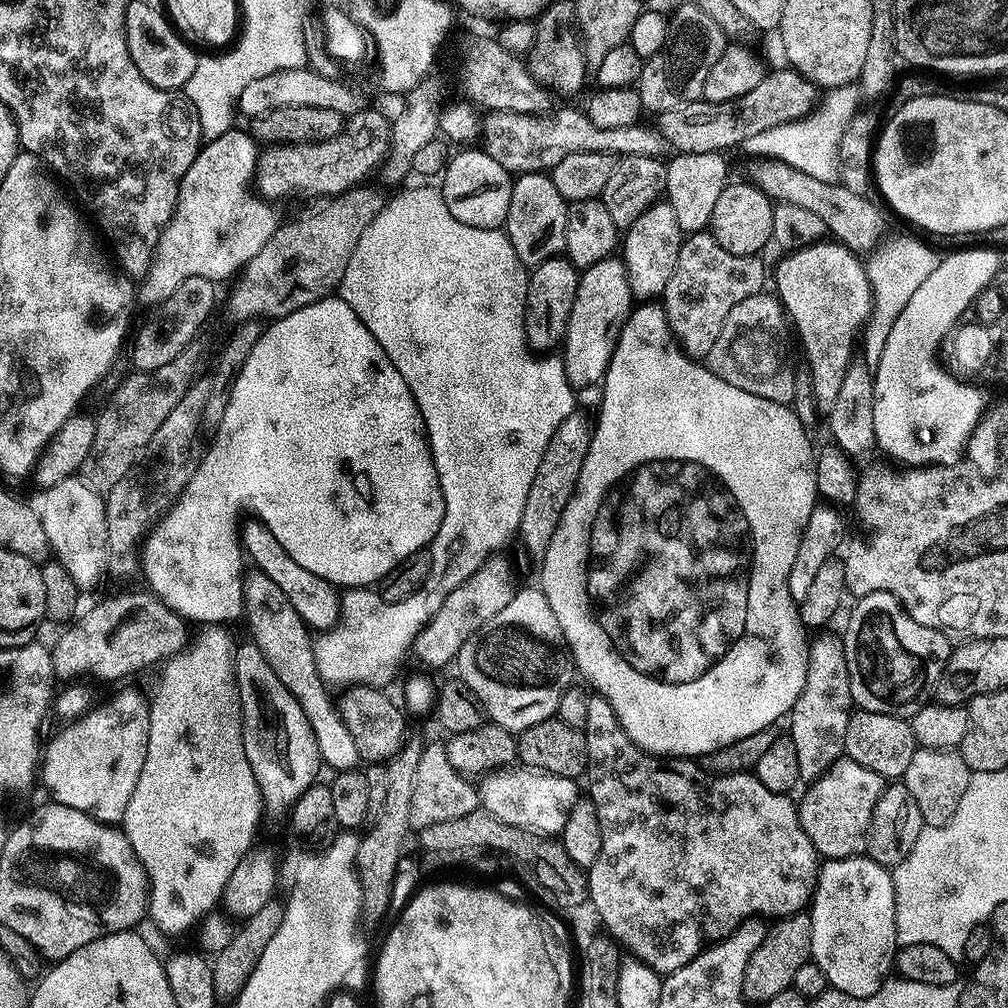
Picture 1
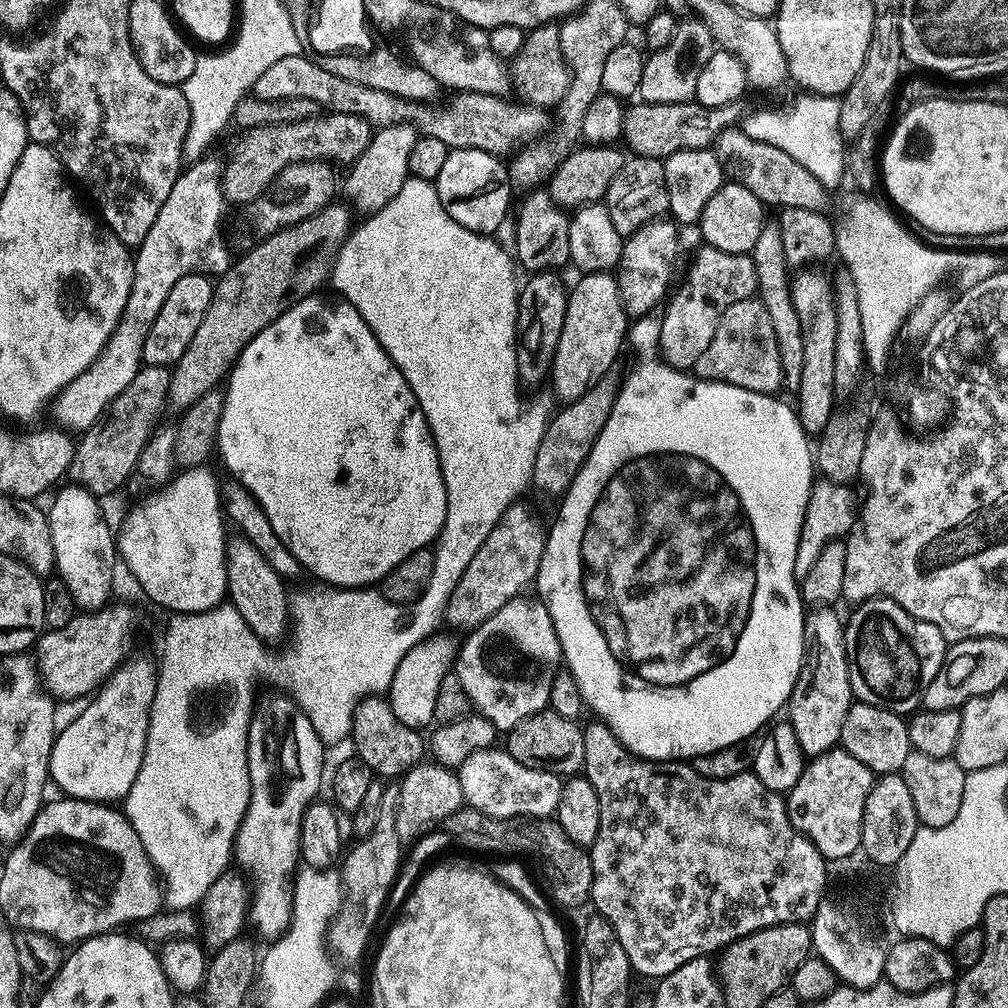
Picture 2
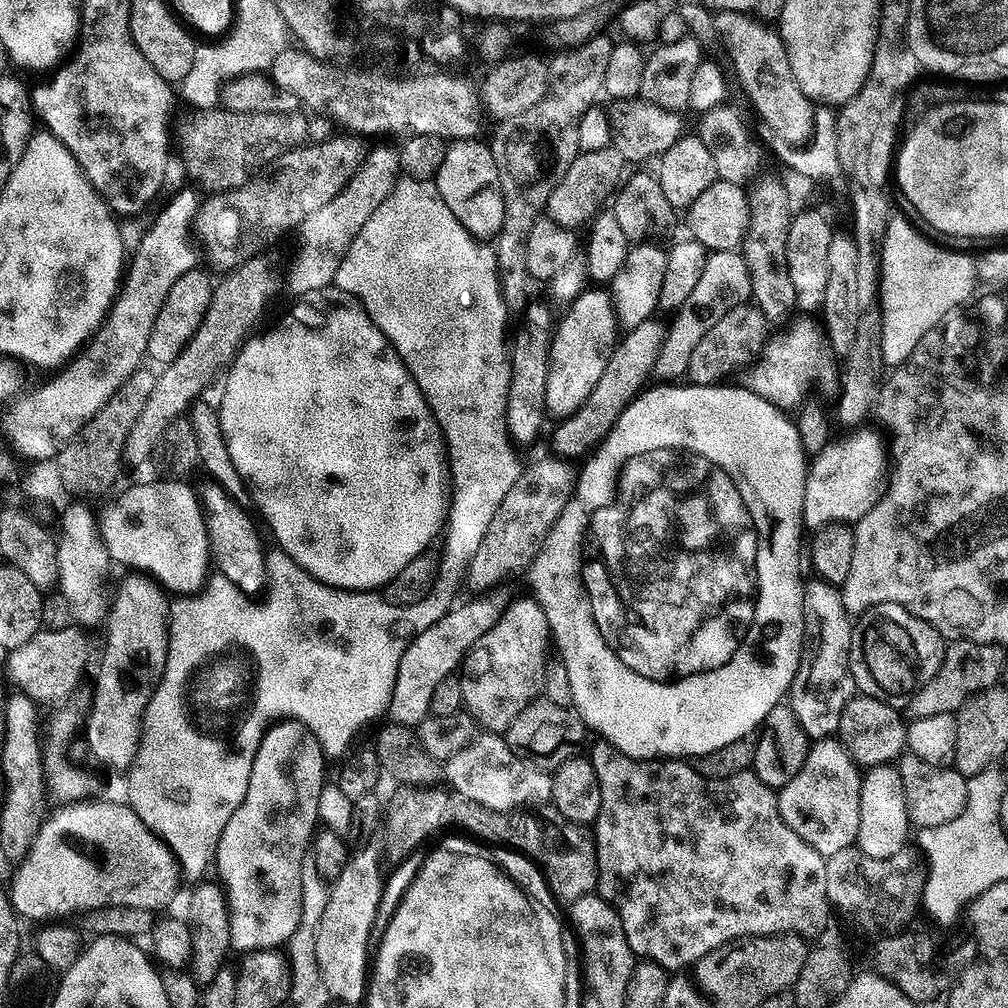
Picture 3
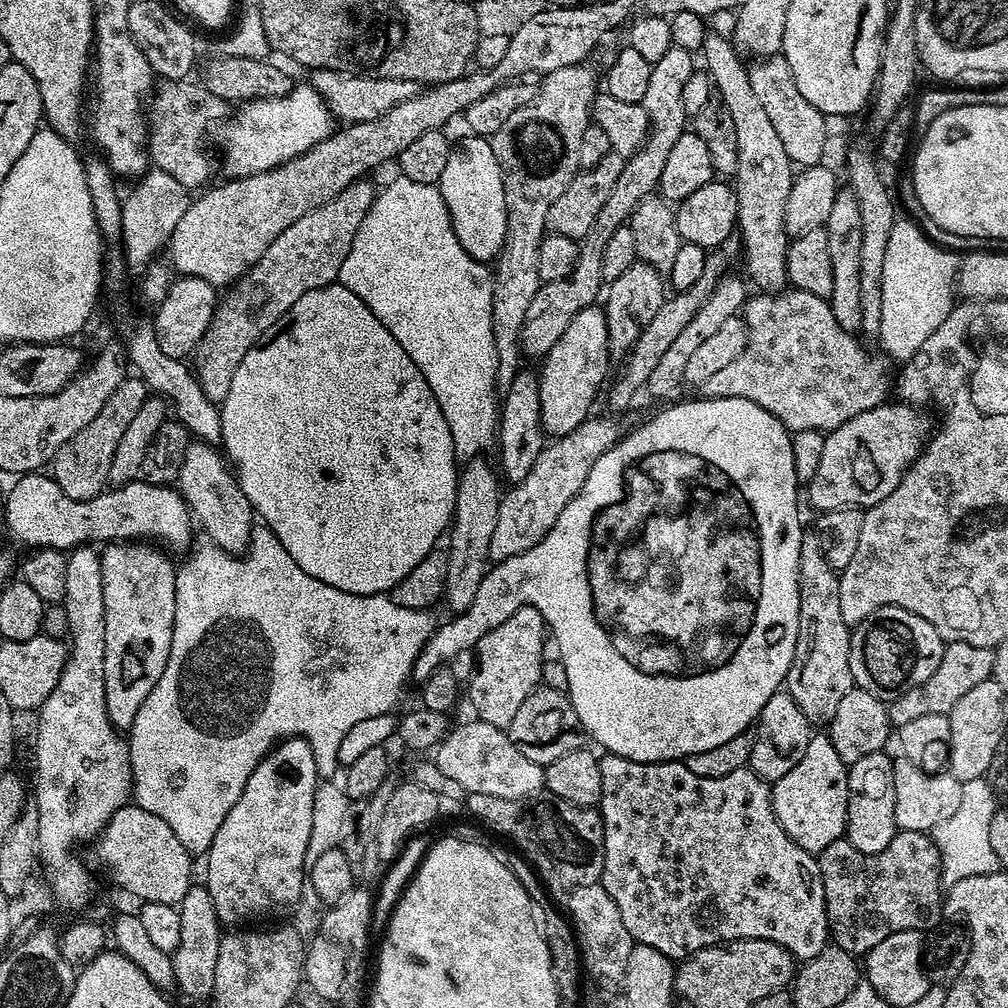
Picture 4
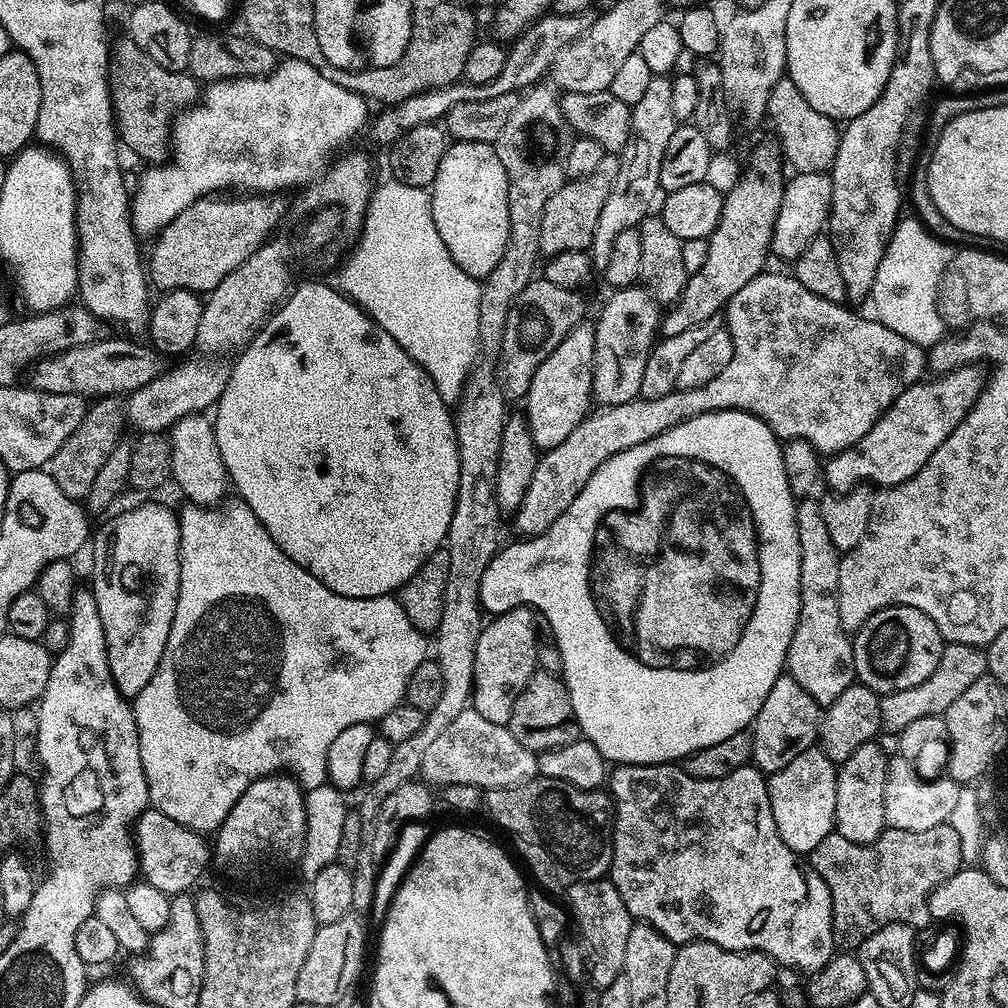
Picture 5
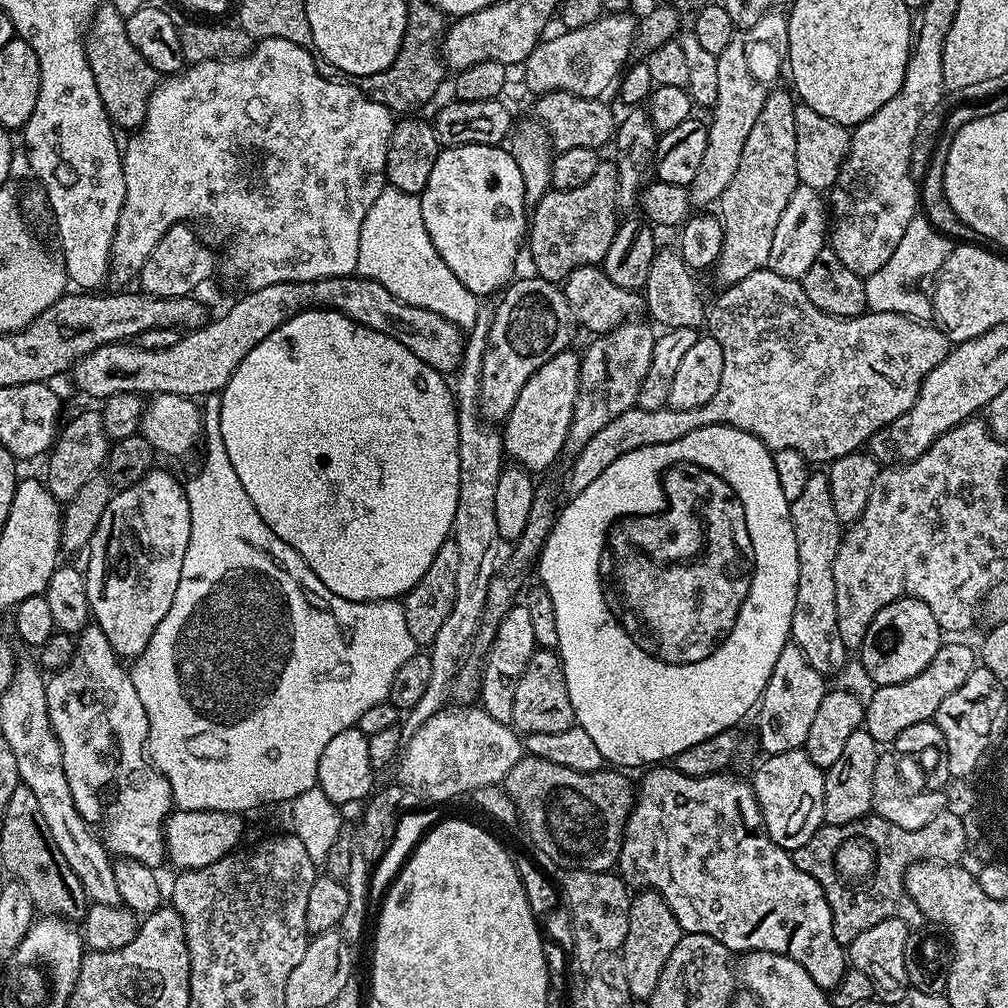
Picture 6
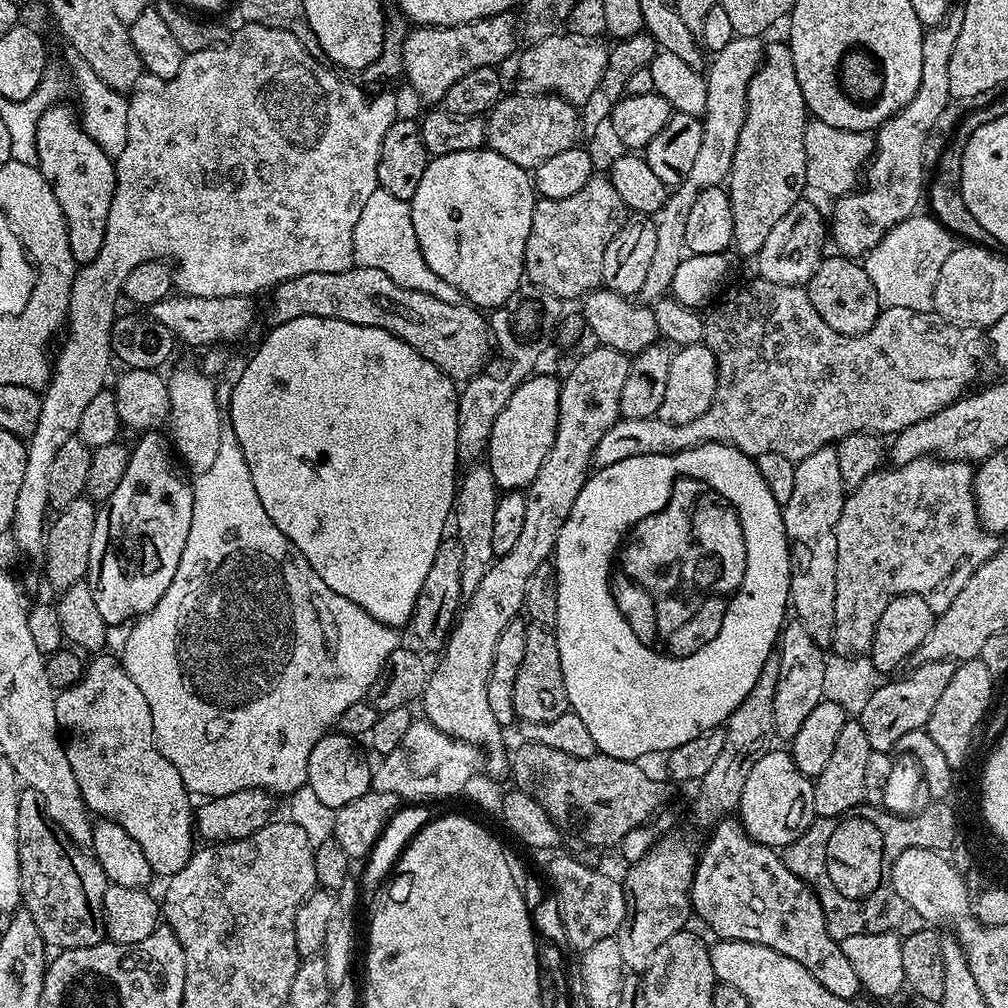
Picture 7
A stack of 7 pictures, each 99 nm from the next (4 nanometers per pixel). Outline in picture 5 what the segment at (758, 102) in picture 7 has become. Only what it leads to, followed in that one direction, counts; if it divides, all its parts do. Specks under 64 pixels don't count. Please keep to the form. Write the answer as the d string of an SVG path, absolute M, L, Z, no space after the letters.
M775 143L758 145L748 160L748 169L741 174L740 181L724 196L722 218L718 220L718 226L707 239L706 266L689 275L679 300L663 313L659 331L661 337L682 334L682 330L690 330L702 322L719 317L728 307L730 298L734 298L734 294L738 294L738 290L742 290L746 282L750 282L765 271L767 264L764 263L770 260L772 231L778 218L778 206L782 206L782 194L786 183L784 172L786 173L786 164L779 147Z

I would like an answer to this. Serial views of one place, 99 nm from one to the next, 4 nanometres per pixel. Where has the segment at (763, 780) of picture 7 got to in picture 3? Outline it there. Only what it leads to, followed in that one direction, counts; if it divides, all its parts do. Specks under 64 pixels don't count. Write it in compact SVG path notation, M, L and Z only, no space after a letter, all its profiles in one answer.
M839 739L815 741L809 747L806 762L802 762L802 770L778 789L776 801L786 826L826 858L853 847L858 834L861 775L861 769Z

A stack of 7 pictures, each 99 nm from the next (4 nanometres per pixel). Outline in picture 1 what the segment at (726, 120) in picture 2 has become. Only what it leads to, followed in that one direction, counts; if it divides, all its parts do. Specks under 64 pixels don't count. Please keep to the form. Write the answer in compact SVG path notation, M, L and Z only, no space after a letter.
M784 66L781 72L769 71L765 74L762 82L758 82L754 90L742 94L742 98L717 104L701 98L669 112L661 112L658 127L677 153L723 153L724 148L739 149L746 138L754 138L754 134L762 134L762 130L774 130L778 126L793 124L811 115L818 104L816 92L818 93L817 85L807 80L801 72Z

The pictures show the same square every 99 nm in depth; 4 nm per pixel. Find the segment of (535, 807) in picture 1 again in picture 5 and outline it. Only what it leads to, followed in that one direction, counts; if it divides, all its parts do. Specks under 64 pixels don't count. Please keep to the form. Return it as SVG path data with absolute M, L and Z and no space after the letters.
M465 710L427 747L419 775L432 786L469 783L483 790L513 788L537 775L536 758L537 753L522 746L508 727L486 722L475 710Z

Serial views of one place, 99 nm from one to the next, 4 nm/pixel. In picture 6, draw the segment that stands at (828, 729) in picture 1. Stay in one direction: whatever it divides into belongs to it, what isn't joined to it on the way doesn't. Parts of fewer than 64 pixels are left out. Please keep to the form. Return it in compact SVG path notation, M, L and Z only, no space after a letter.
M816 470L809 475L802 494L791 501L792 525L794 538L798 542L798 590L796 591L796 605L792 615L791 643L798 645L802 654L806 654L806 662L814 666L825 678L831 678L835 672L844 668L850 656L850 649L844 645L842 638L838 638L838 594L834 594L834 558L838 554L838 546L842 539L842 525L834 514L834 502L830 499L830 482L823 471Z

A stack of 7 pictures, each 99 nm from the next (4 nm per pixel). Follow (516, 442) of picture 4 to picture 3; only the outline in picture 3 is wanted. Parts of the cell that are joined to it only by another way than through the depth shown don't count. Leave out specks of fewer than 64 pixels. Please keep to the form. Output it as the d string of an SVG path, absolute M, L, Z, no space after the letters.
M529 299L528 304L522 309L520 329L516 337L510 340L510 386L504 417L508 422L508 432L513 439L522 444L535 438L540 432L540 427L546 421L546 378L550 374L550 346L552 334L558 323L557 317L552 317L552 308L544 300Z

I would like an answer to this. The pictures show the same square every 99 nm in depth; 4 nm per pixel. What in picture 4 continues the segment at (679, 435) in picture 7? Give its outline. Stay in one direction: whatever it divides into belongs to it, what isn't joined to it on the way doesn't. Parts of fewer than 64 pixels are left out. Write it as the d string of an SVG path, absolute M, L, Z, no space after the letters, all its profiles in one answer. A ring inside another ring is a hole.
M793 287L774 292L761 291L759 294L749 295L748 299L744 301L742 319L744 325L748 328L748 341L746 342L746 346L742 350L742 354L738 354L738 358L734 358L734 362L730 362L730 366L718 370L718 374L712 375L711 378L706 378L706 382L702 386L702 392L707 399L721 400L722 398L742 398L743 400L749 400L758 406L762 406L762 410L766 410L774 418L778 418L778 422L783 424L784 427L788 429L789 433L801 432L802 430L818 430L825 434L833 432L838 426L850 422L850 418L854 418L874 406L883 404L889 399L888 372L884 369L883 362L880 361L878 357L871 356L871 354L855 340L857 337L853 335L853 333L847 332L842 326L838 326L838 318L834 316L832 305L825 297L806 294L806 290L798 290ZM595 416L584 420L574 430L570 430L570 434L557 436L551 442L545 443L534 466L530 466L530 474L526 474L526 478L522 478L520 484L509 487L503 493L498 510L498 526L494 526L494 534L490 534L489 561L499 562L508 556L517 556L530 550L530 546L542 542L542 538L546 538L546 534L554 526L554 522L558 522L558 514L562 514L562 510L566 510L566 506L570 506L574 494L578 494L578 490L582 490L582 482L586 482L586 474L590 474L594 462L598 462L601 454L613 448L620 441L622 429L620 429L619 422L611 420L608 416Z

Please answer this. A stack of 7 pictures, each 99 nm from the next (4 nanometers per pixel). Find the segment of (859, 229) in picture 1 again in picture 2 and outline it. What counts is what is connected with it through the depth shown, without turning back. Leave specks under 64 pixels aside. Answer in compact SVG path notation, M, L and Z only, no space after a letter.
M731 128L722 133L716 140L714 151L725 177L731 183L746 186L746 190L750 190L750 194L754 194L754 198L758 198L766 206L776 204L777 209L801 208L802 210L814 210L815 212L824 212L827 209L828 196L830 196L829 189L824 188L822 182L818 182L818 178L814 178L814 174L810 174L810 170L806 170L806 166L794 162L794 158L790 158L790 154L786 154L786 150L778 150L778 146L758 142L747 136L744 131Z

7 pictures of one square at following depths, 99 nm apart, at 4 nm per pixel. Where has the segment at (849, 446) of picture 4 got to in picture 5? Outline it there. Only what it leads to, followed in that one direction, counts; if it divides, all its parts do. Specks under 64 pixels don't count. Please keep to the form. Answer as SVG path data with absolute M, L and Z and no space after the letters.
M976 366L955 368L952 372L946 372L932 378L936 380L925 379L921 383L911 384L881 414L878 422L874 422L874 426L870 426L867 434L862 438L858 438L858 442L854 442L849 448L844 448L841 452L827 457L822 468L823 483L825 485L828 483L832 487L829 489L833 493L839 494L851 492L861 482L868 486L876 484L877 489L882 489L892 488L895 484L901 484L910 478L914 478L914 474L918 474L918 470L922 470L922 466L926 466L930 454L934 454L934 450L938 450L938 446L942 446L942 442L946 442L946 438L950 434L954 434L954 430L964 421L966 414L975 406L976 399L980 396L980 392L984 389L986 383L985 373L980 373L980 370Z

